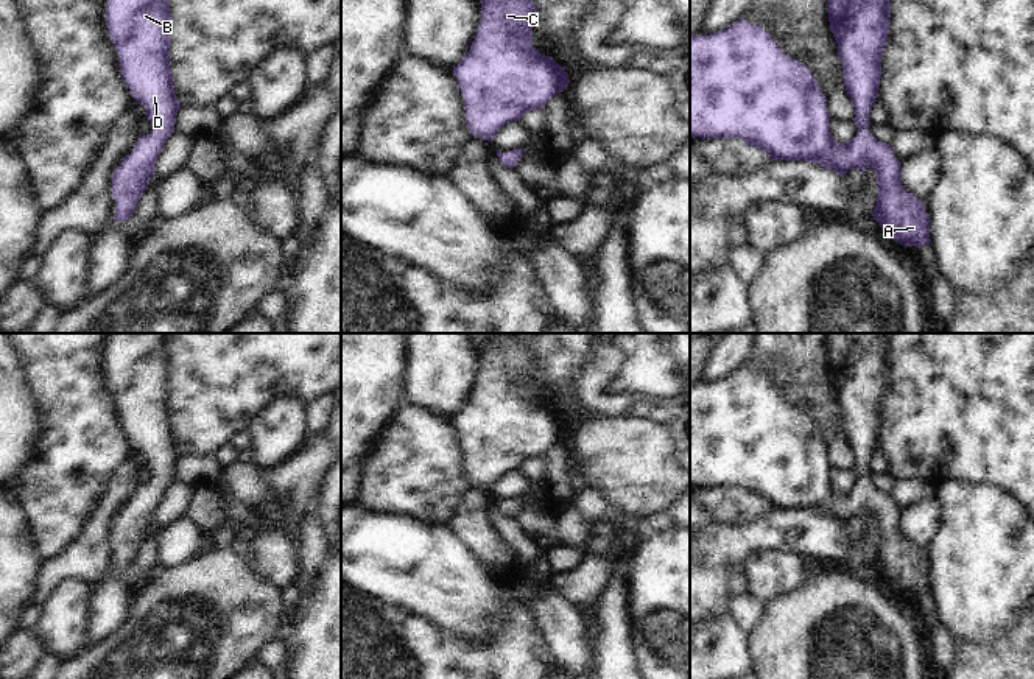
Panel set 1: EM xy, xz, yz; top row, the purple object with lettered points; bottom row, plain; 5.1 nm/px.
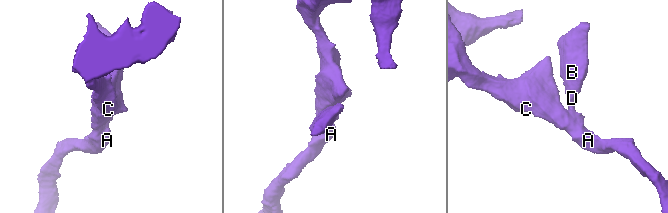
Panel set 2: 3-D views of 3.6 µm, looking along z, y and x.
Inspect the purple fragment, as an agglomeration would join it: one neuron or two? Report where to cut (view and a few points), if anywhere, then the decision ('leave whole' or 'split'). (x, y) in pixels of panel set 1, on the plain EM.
no cut | leave whole

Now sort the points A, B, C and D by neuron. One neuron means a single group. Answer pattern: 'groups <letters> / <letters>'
groups A B C D

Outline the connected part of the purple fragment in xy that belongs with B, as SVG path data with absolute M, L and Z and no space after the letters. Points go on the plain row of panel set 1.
M111 333L109 340L106 371L120 406L121 424L135 452L146 458L146 467L154 478L139 487L132 501L117 515L112 525L112 545L117 550L115 570L126 570L135 561L156 522L156 511L168 486L174 481L176 464L181 458L174 444L168 405L171 397L171 357L167 343L168 333Z

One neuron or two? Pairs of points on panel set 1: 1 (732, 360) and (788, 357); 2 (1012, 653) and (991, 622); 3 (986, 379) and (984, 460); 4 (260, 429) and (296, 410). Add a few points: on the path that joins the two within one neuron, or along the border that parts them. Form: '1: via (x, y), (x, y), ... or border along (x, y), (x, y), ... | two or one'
1: border along (749, 349), (742, 365) | two
2: border along (1017, 614), (1003, 631), (988, 639), (963, 637) | two
3: via (986, 399), (984, 439) | one
4: via (270, 429), (276, 429), (287, 418) | one

